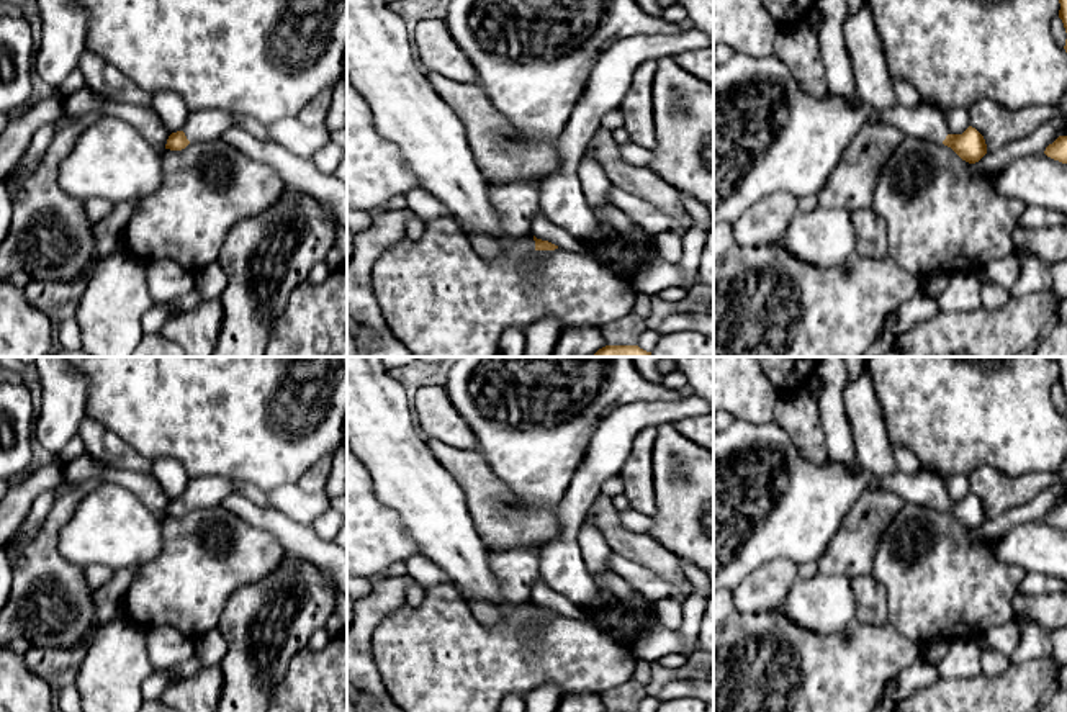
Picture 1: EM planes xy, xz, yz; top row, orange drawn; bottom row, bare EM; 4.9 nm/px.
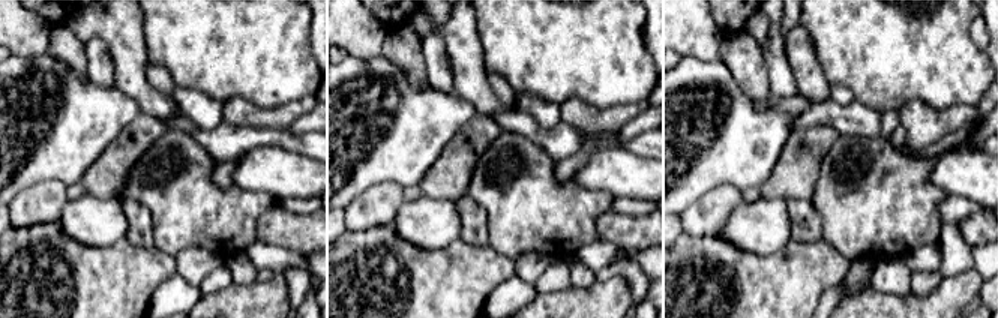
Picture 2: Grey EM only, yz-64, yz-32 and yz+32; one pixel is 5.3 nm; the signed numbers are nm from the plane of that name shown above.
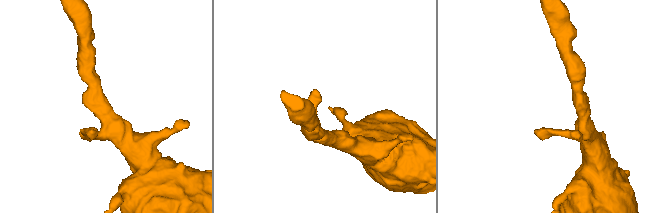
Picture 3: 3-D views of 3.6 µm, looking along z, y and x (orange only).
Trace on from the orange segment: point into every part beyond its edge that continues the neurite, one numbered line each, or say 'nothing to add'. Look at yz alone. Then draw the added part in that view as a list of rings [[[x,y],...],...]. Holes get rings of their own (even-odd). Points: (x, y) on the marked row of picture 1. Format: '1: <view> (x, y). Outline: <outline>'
1: yz (925, 121). Outline: [[[921,101],[915,108],[897,105],[885,111],[874,111],[869,123],[885,121],[897,126],[903,136],[926,139],[934,144],[943,144],[951,134],[946,118],[939,108]]]

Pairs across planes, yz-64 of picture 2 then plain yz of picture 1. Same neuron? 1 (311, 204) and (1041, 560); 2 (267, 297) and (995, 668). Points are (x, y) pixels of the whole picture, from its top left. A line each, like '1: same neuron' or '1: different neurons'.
1: different neurons
2: different neurons

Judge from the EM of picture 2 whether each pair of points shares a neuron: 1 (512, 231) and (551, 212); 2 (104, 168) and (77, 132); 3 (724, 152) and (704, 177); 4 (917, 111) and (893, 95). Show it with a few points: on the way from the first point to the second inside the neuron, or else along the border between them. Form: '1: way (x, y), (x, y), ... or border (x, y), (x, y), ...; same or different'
1: way (521, 222), (530, 213), (542, 213); same
2: border (120, 132), (80, 180); different
3: way (718, 158), (704, 171); same
4: border (898, 110), (908, 101), (922, 101), (940, 111); different

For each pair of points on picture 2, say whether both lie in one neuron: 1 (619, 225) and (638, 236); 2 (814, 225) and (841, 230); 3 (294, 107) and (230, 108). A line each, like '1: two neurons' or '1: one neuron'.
1: one neuron
2: two neurons
3: one neuron

